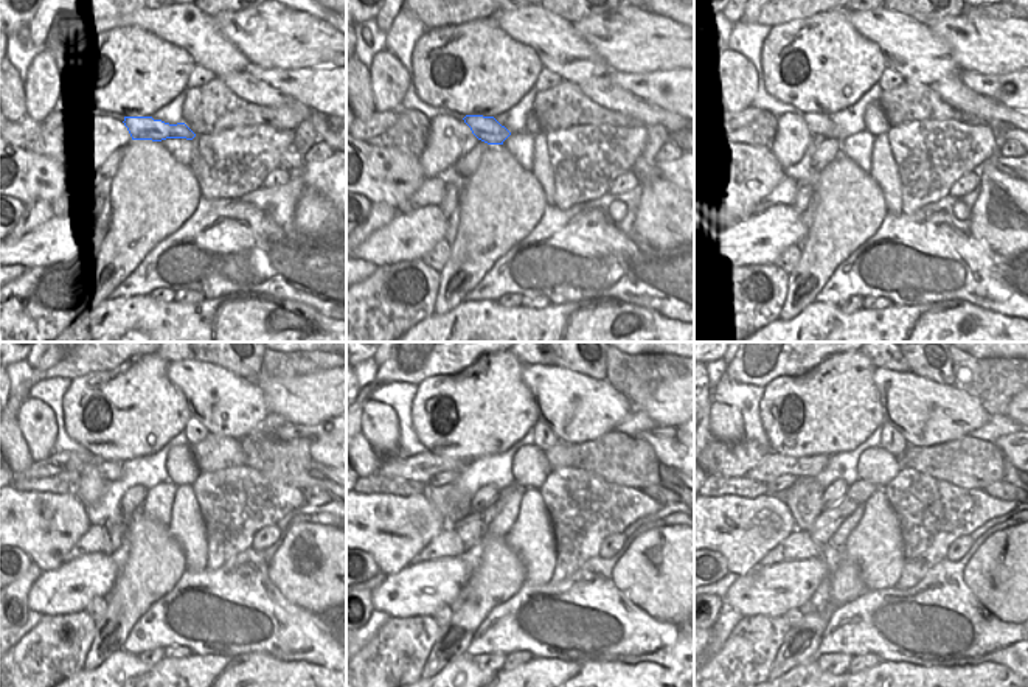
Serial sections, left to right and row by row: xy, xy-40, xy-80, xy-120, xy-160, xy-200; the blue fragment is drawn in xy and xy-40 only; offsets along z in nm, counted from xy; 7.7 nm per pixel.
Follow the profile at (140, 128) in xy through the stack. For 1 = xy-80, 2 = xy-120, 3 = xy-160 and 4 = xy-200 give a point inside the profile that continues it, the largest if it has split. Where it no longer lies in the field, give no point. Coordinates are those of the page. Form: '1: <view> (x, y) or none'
1: xy-80 (819, 125)
2: xy-120 (111, 470)
3: xy-160 (444, 477)
4: xy-200 (781, 484)

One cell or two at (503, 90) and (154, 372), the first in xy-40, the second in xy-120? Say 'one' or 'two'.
one

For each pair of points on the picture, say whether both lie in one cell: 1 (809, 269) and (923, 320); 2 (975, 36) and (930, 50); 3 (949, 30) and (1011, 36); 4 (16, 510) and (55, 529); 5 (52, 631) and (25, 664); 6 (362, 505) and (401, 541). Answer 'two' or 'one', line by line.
1: two
2: two
3: one
4: one
5: one
6: one

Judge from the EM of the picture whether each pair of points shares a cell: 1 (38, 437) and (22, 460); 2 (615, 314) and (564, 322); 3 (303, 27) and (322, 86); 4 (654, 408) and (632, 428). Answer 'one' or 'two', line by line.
1: two
2: one
3: two
4: two

